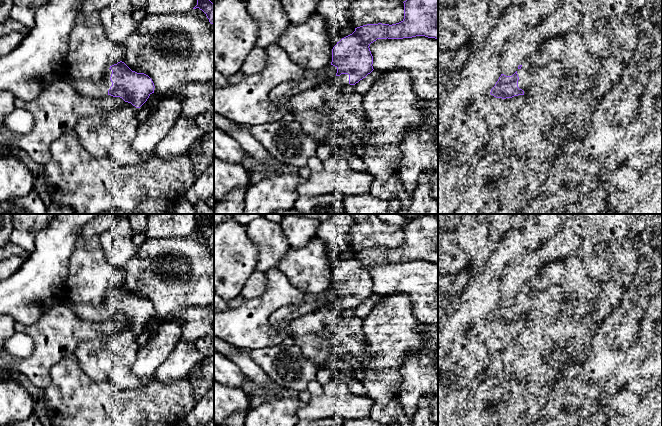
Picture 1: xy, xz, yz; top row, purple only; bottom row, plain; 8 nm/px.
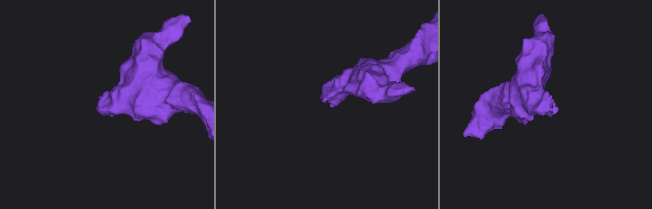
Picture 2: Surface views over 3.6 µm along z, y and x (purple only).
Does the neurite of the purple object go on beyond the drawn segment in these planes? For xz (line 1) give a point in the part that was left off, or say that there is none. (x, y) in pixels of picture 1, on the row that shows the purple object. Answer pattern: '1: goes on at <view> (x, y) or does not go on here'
1: goes on at xz (343, 79)

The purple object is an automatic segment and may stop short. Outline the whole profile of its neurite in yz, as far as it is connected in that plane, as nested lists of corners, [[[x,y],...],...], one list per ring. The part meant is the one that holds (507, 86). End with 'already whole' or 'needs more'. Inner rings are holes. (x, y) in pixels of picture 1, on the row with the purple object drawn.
[[[526,63],[518,66],[512,76],[501,74],[490,94],[496,98],[512,98],[524,95],[527,98],[557,91],[561,86],[562,71],[559,63],[529,70]]]; needs more

